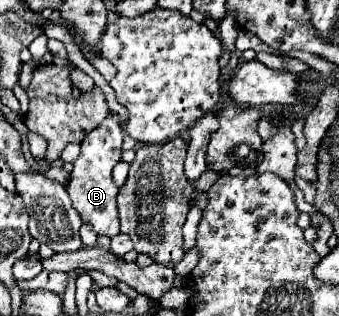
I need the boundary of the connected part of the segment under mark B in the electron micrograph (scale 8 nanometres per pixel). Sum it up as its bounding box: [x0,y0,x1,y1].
[67,113,123,237]

